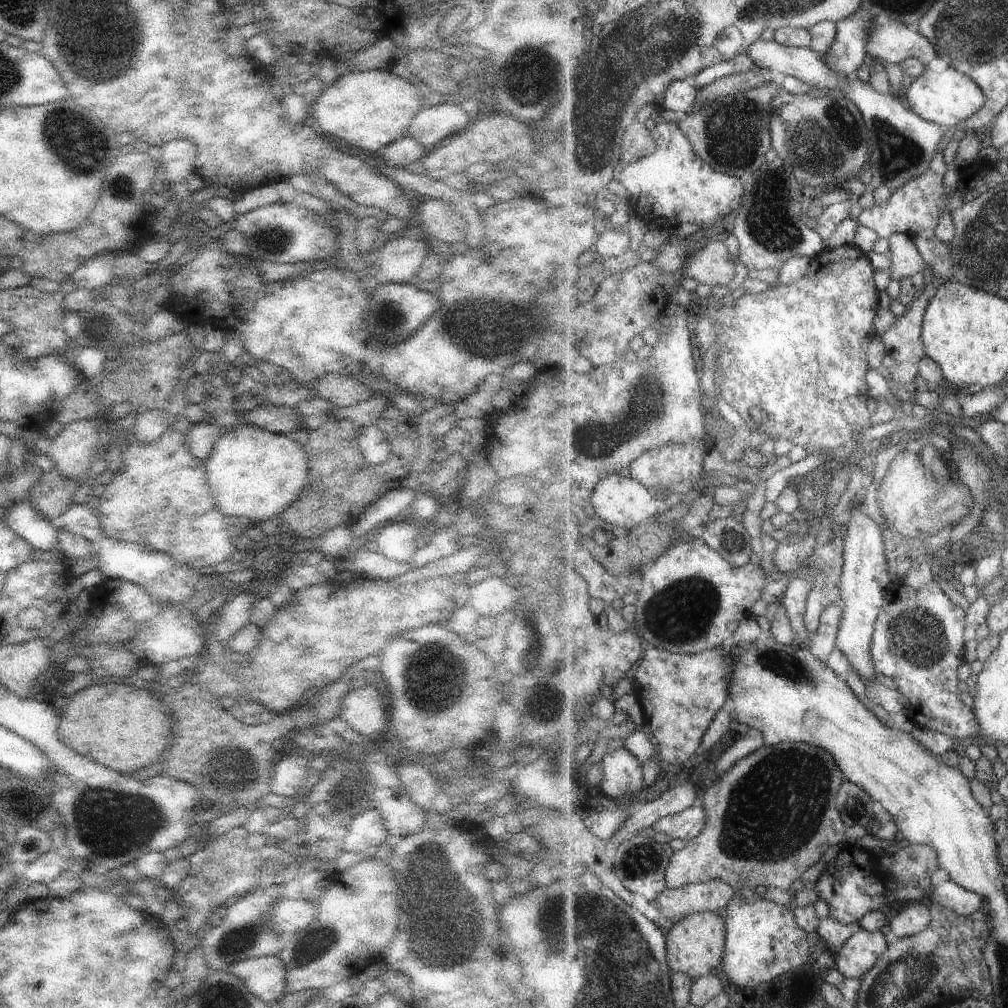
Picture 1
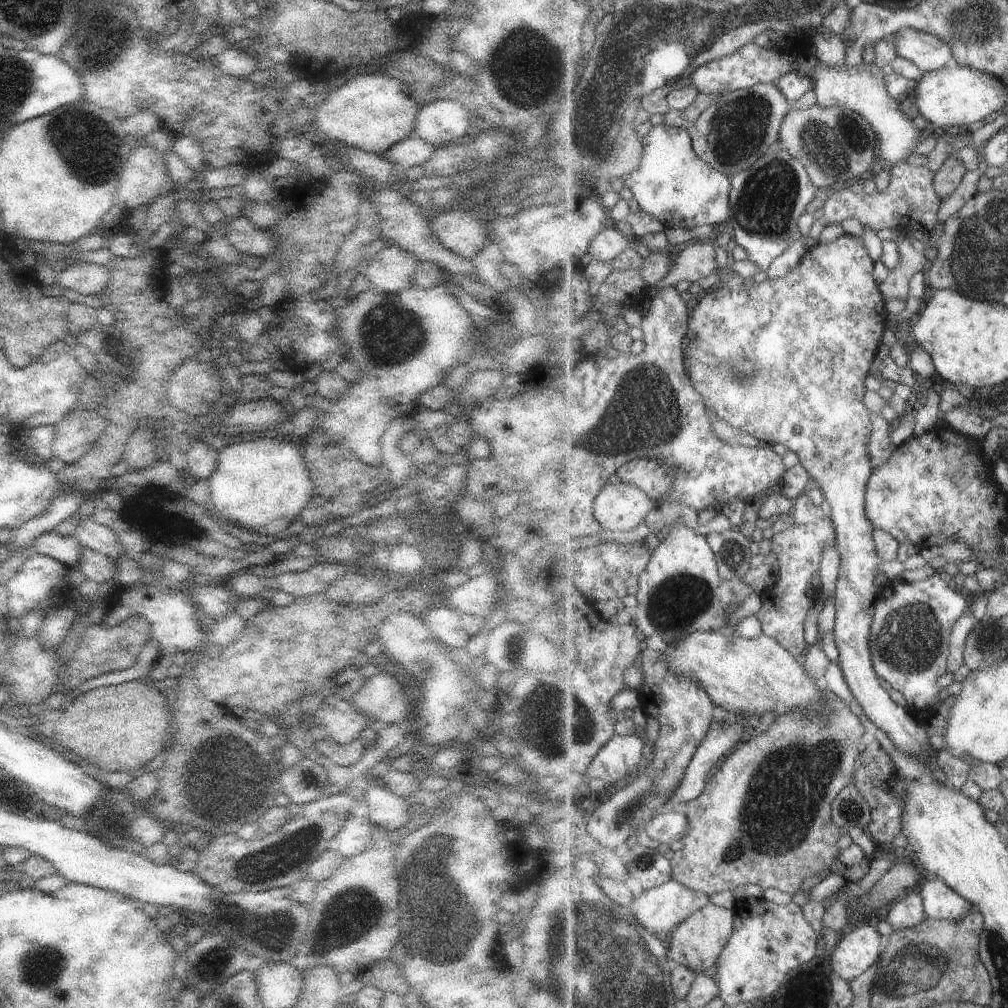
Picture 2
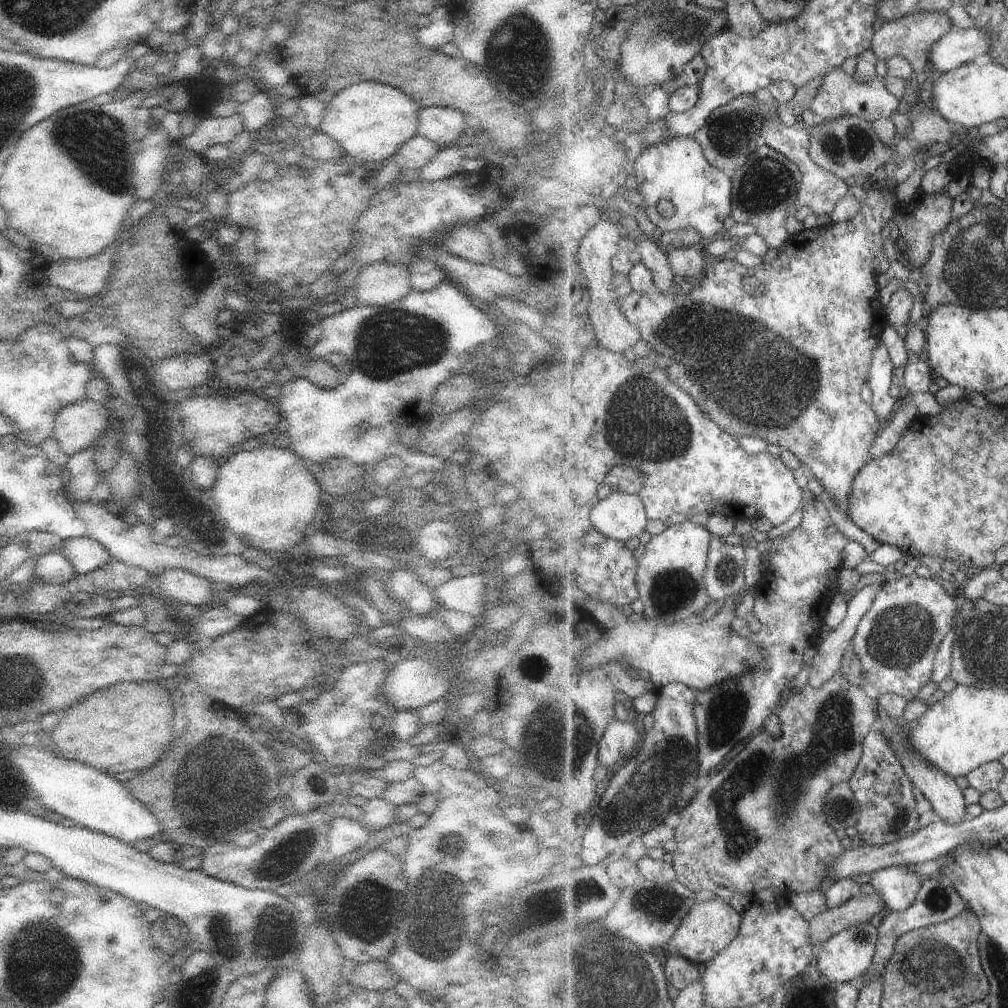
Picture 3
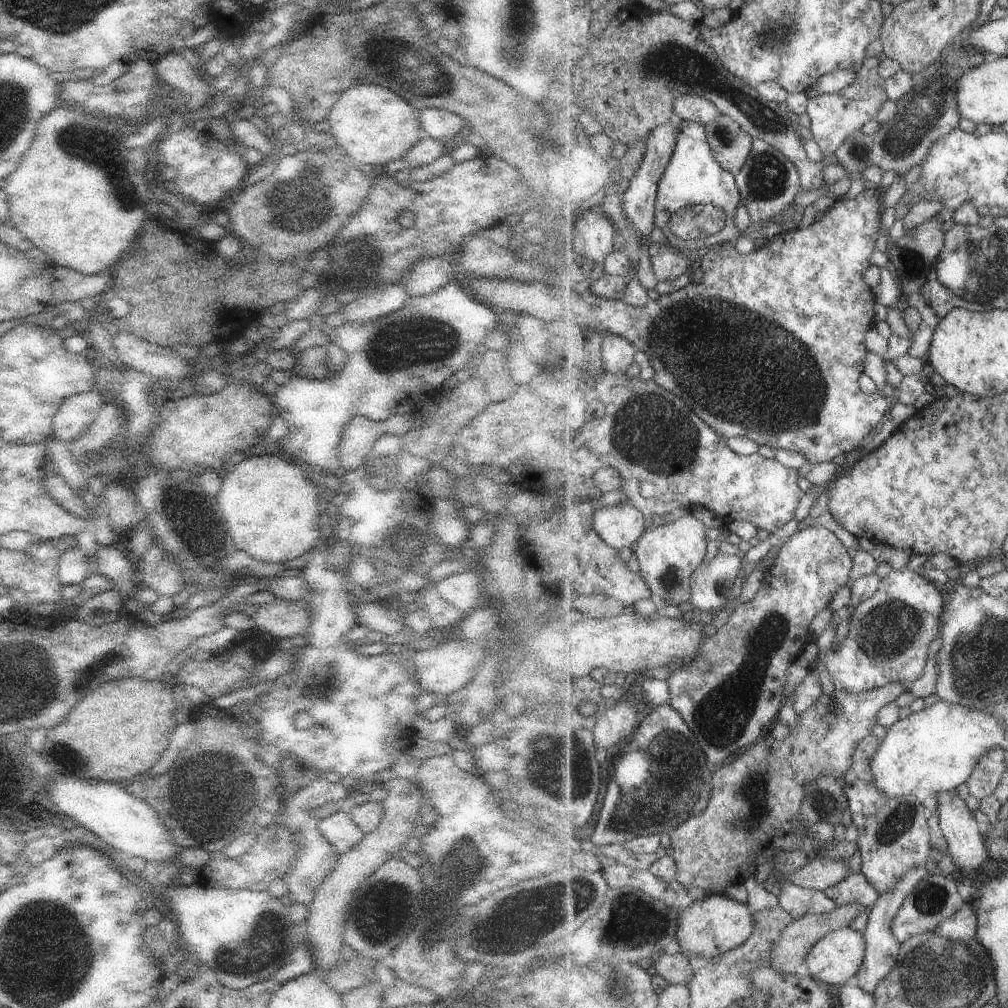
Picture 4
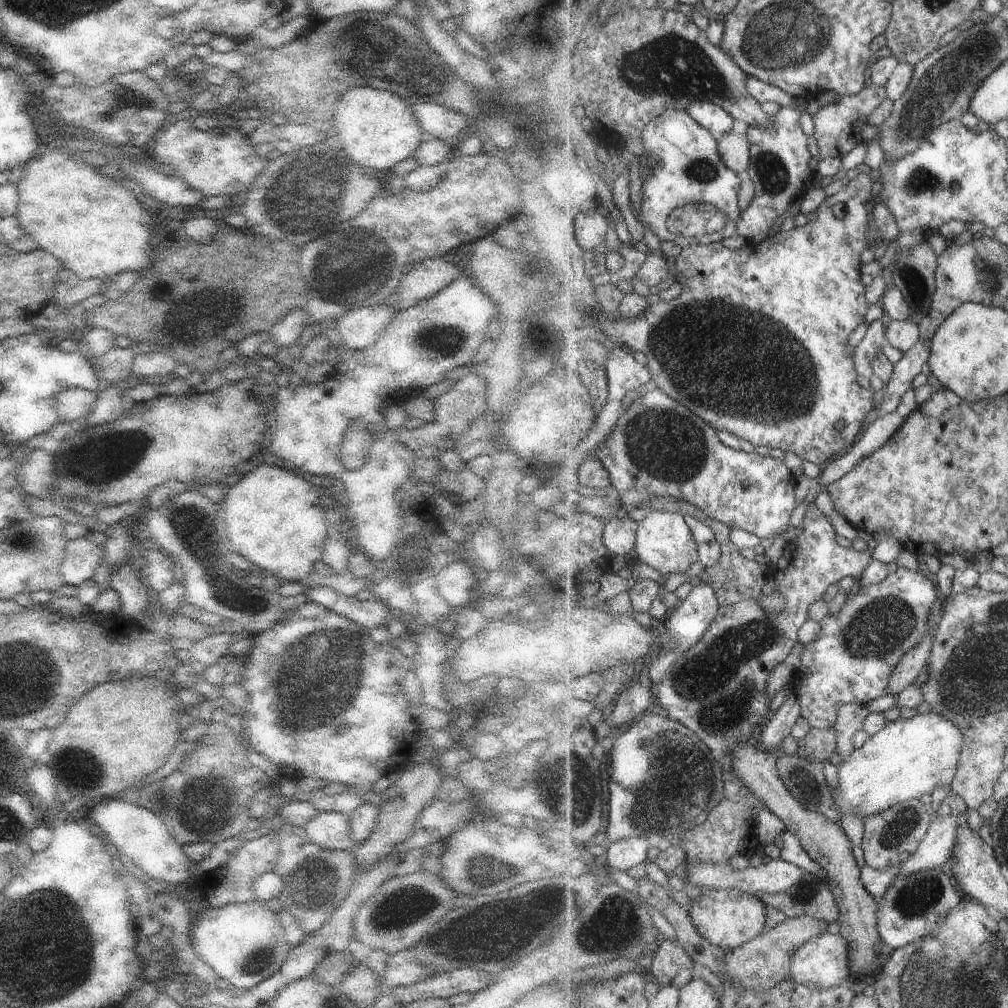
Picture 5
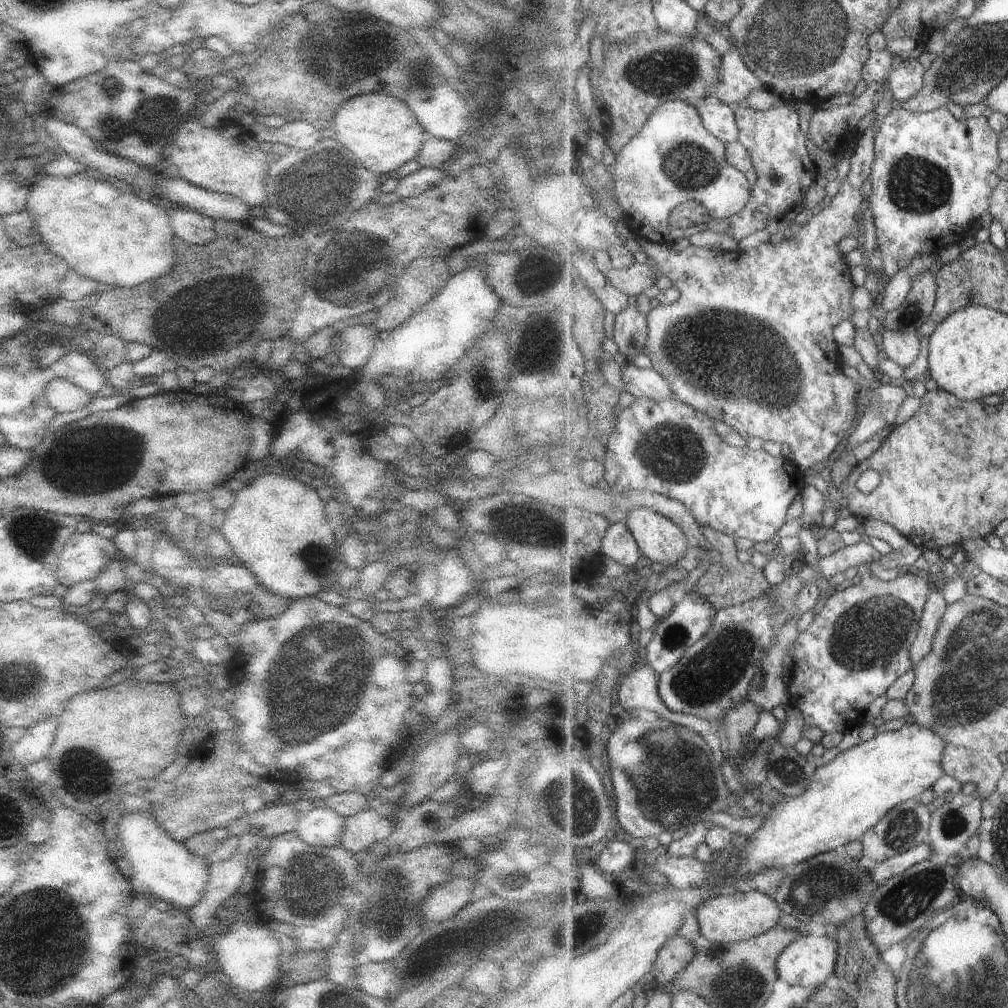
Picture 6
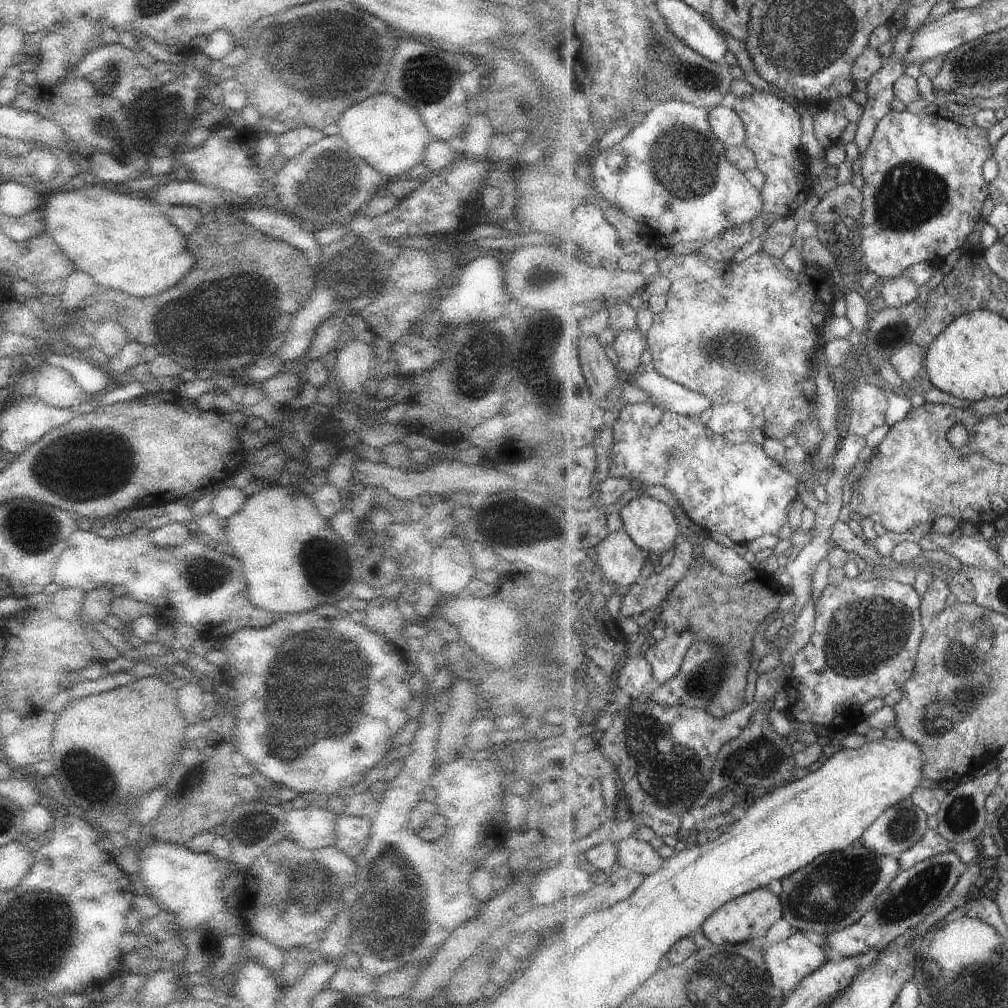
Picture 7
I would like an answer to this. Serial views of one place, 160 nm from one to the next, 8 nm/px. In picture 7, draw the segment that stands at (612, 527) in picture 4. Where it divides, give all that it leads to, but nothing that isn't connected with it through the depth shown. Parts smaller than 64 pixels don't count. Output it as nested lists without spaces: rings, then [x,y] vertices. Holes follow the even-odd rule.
[[[621,528],[610,533],[592,552],[599,570],[605,576],[605,580],[612,584],[613,589],[624,586],[629,588],[641,579],[641,572],[645,568],[645,562],[651,557],[649,553],[642,550],[627,532]]]

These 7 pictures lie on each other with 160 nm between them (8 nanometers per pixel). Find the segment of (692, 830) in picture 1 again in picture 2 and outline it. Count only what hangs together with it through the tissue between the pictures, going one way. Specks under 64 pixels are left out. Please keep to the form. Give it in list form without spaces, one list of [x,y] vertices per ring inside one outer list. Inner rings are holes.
[[[661,813],[651,820],[643,830],[653,840],[659,843],[671,844],[681,841],[689,830],[690,820],[686,813]]]

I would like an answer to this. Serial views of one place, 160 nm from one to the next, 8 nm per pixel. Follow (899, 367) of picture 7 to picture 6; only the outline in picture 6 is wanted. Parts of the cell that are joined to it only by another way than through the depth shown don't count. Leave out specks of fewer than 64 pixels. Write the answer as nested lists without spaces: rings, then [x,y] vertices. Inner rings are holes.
[[[883,332],[882,345],[879,348],[884,357],[889,358],[903,368],[911,366],[919,358],[921,338],[916,332]]]

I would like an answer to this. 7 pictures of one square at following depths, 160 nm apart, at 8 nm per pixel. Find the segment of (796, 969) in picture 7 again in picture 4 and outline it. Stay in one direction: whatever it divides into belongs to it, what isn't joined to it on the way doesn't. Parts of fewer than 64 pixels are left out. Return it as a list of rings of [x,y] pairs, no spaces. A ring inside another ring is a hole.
[[[843,928],[827,934],[825,938],[821,938],[809,954],[805,958],[805,964],[809,972],[809,976],[817,982],[823,982],[826,986],[831,985],[834,989],[852,981],[861,968],[864,966],[865,961],[865,938],[864,932],[857,932],[853,928]]]

